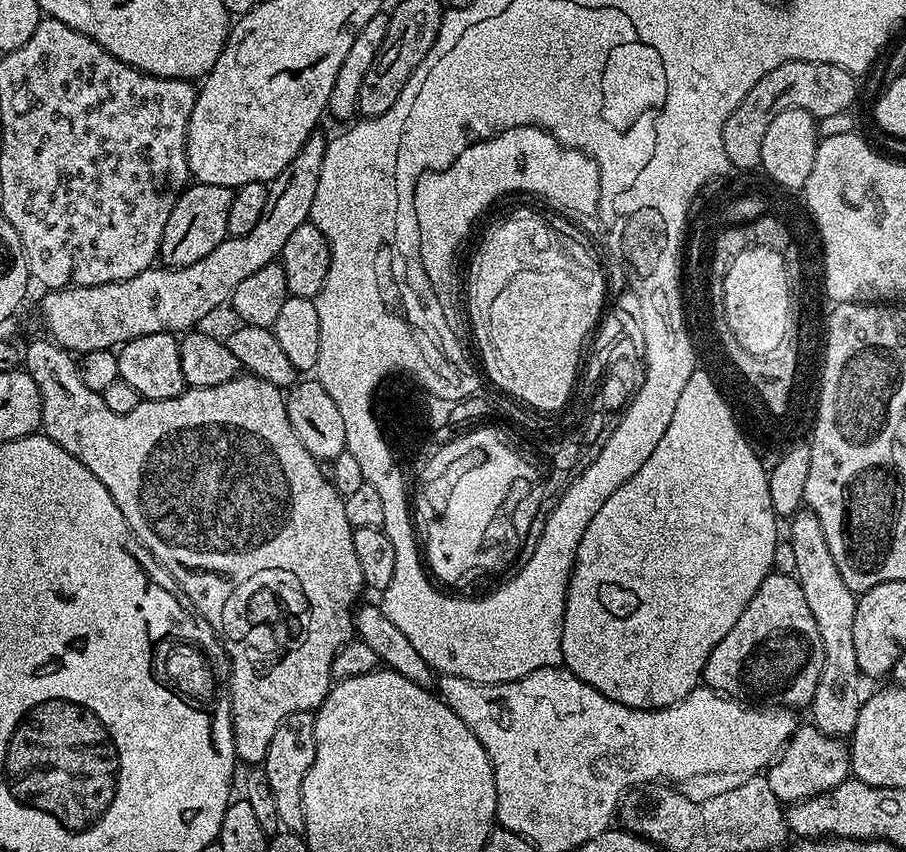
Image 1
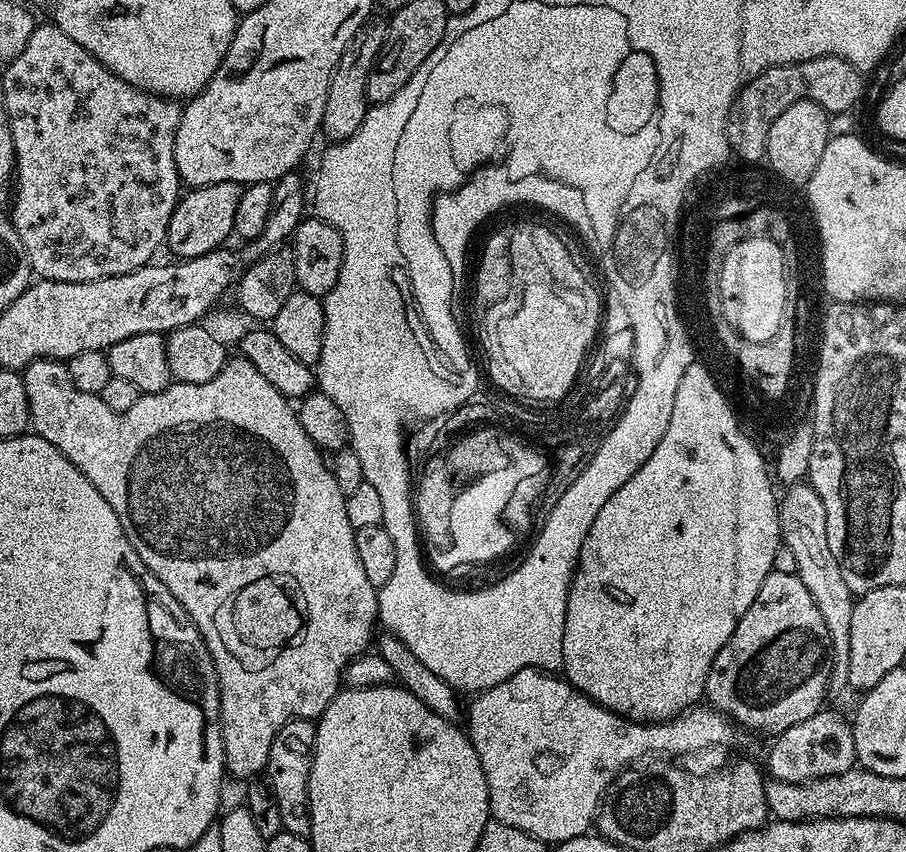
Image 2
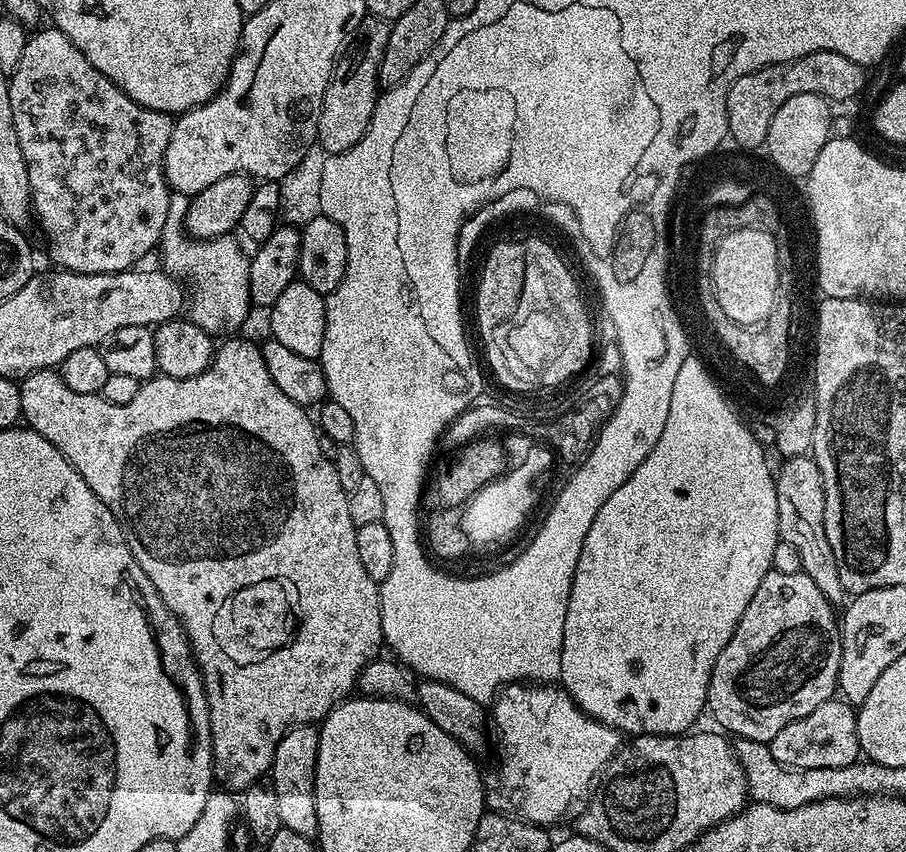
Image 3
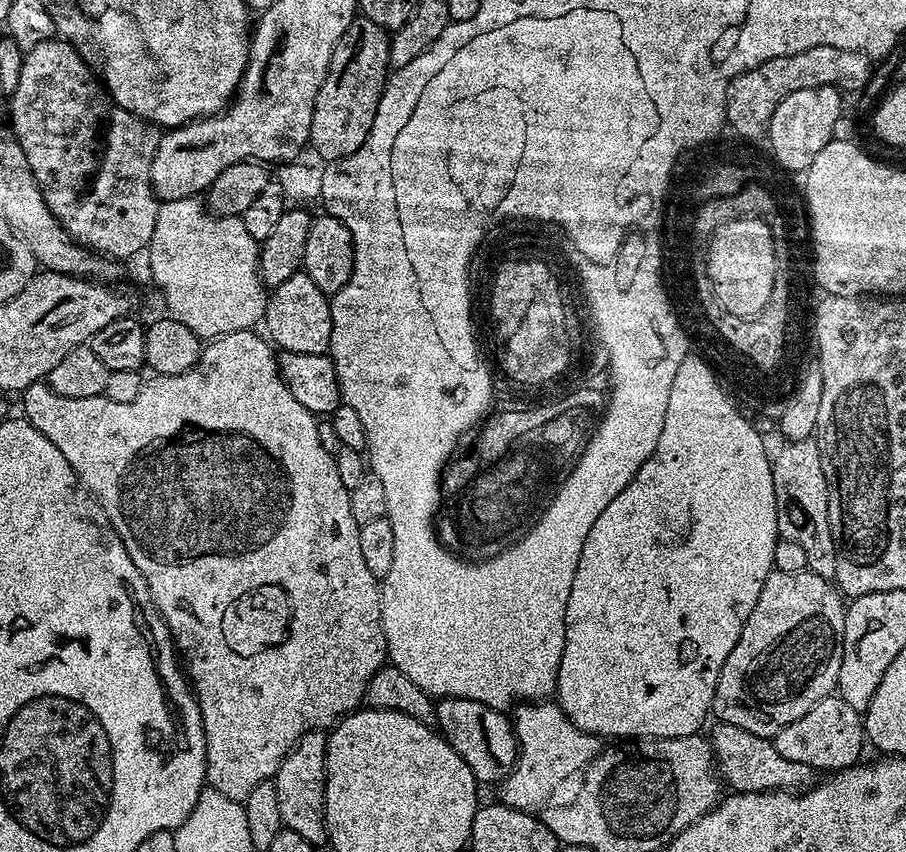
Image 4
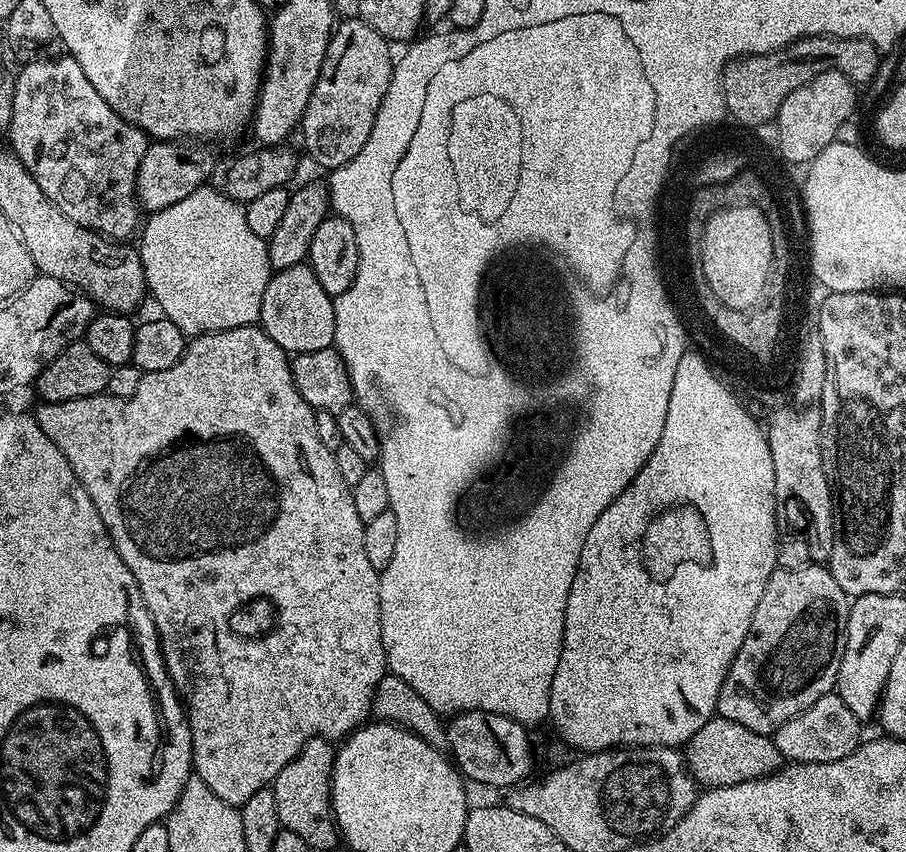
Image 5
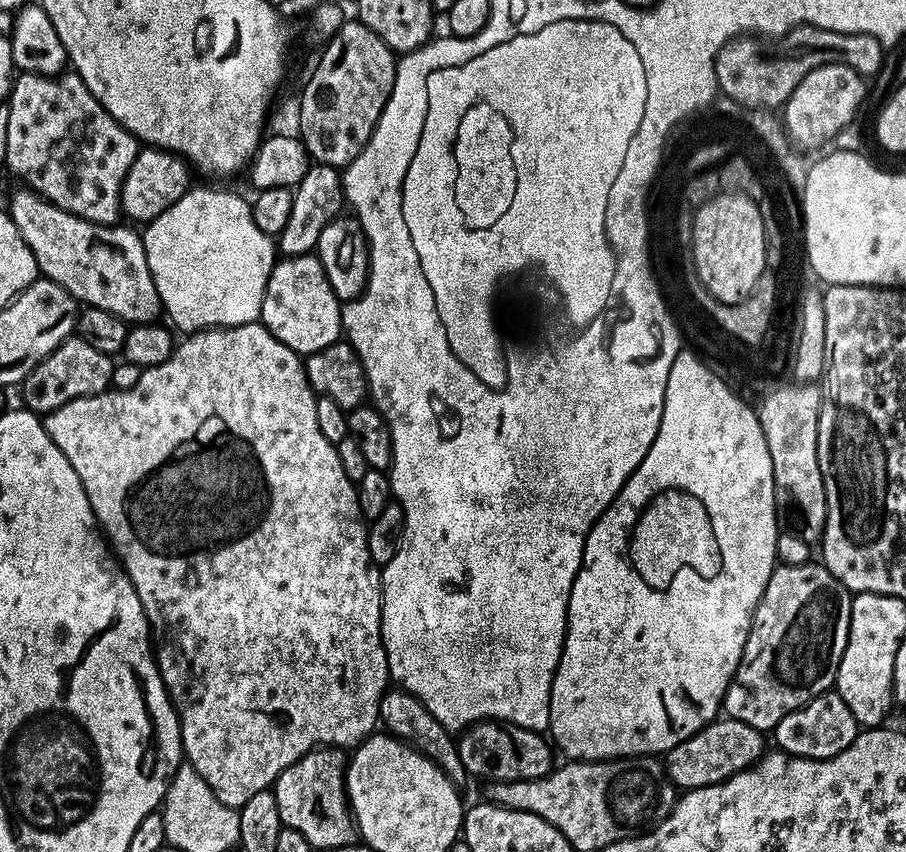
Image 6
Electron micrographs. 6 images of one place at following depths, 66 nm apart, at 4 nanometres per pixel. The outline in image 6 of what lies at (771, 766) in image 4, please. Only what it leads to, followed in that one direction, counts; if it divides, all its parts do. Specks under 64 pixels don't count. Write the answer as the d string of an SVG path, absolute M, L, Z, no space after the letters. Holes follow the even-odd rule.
M717 718L706 725L698 734L686 738L686 742L678 742L666 754L668 776L677 789L701 788L714 786L742 770L752 767L761 756L765 755L765 733L754 726L746 726L746 722Z

